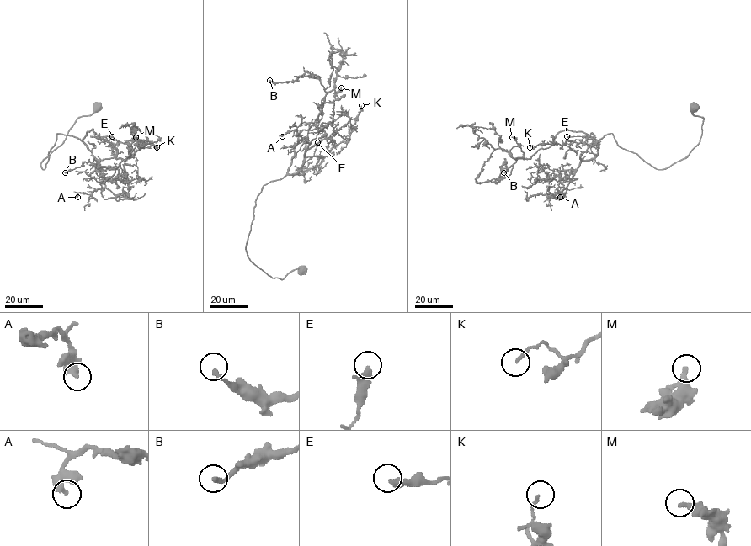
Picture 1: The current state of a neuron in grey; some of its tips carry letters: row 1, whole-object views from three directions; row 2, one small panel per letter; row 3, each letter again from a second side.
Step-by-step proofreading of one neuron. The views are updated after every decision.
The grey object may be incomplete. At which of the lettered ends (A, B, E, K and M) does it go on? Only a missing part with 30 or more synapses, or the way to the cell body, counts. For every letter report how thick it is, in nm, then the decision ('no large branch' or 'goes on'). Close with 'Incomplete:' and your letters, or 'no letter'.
A: 480 nm thick; no large branch
B: 220 nm thick; no large branch
E: 400 nm thick; no large branch
K: 140 nm thick; no large branch
M: 300 nm thick; no large branch
Incomplete: no letter

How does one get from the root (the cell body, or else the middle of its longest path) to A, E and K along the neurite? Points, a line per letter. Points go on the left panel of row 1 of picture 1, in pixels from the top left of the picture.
A: (97, 107), (79, 117), (40, 163), (44, 169), (57, 133), (82, 140), (98, 160), (105, 187), (77, 197)
E: (97, 107), (77, 119), (41, 167), (57, 133), (78, 138), (98, 160), (114, 156), (98, 137), (112, 136)
K: (97, 107), (43, 169), (57, 133), (98, 160), (129, 140), (157, 147)

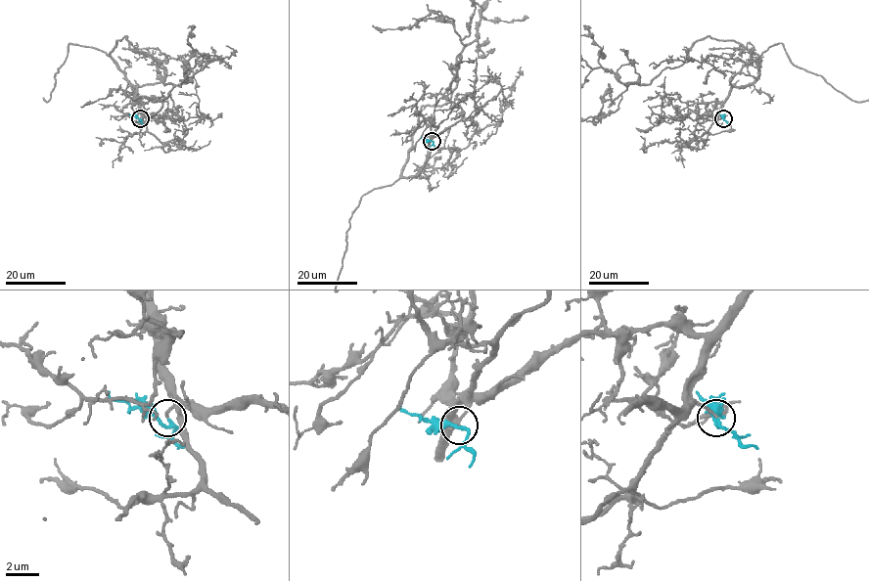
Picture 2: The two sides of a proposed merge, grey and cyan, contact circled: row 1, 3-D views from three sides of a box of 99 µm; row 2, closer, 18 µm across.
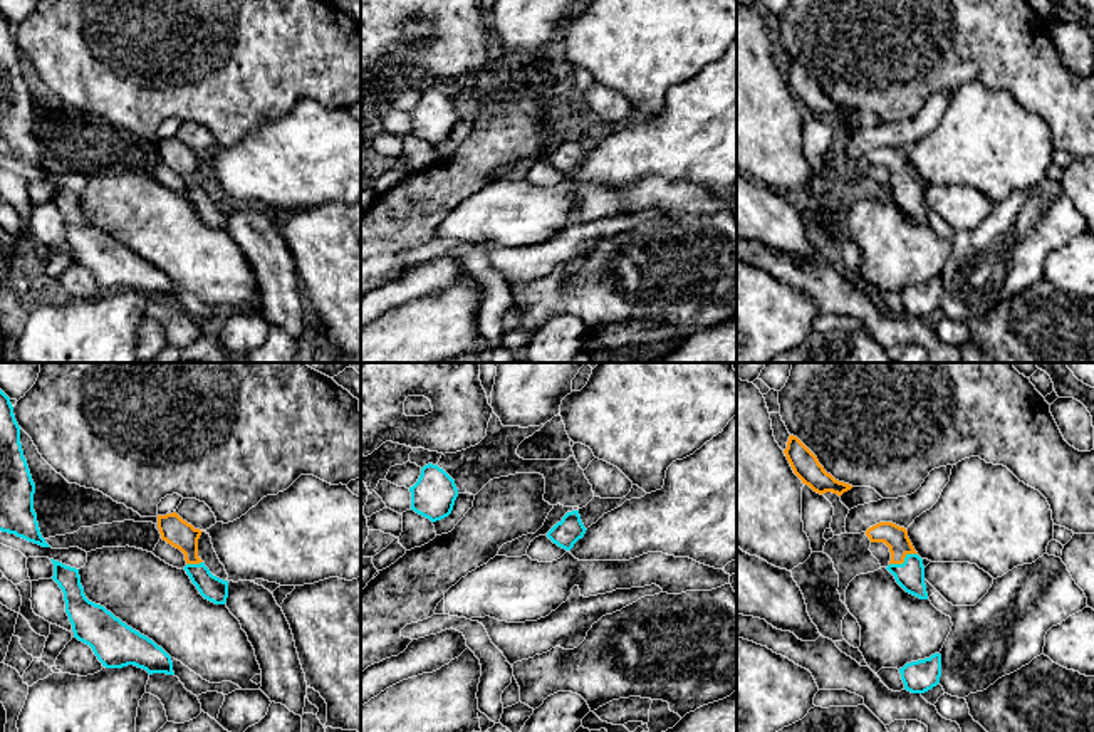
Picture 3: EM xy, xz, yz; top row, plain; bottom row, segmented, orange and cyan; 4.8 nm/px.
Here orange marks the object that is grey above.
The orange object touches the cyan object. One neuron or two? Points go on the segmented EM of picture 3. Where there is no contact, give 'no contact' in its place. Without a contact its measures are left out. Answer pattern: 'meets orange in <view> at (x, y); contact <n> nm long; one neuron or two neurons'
meets orange in yz at (903, 561); contact 150 nm long; one neuron

